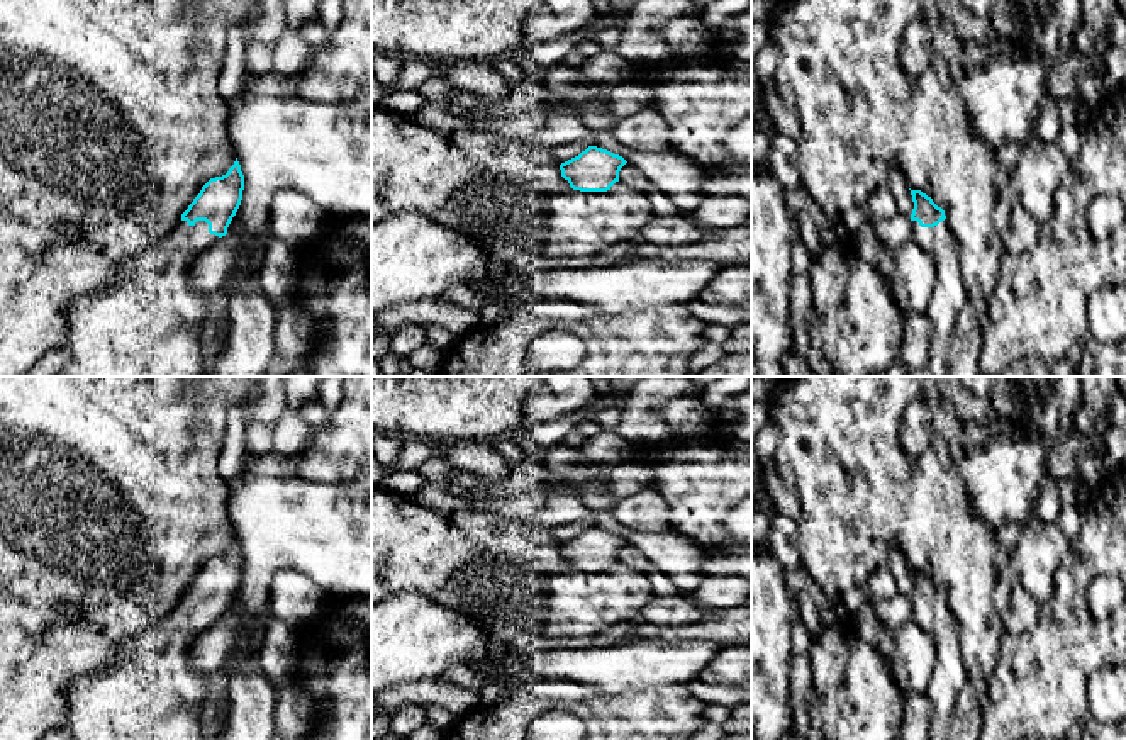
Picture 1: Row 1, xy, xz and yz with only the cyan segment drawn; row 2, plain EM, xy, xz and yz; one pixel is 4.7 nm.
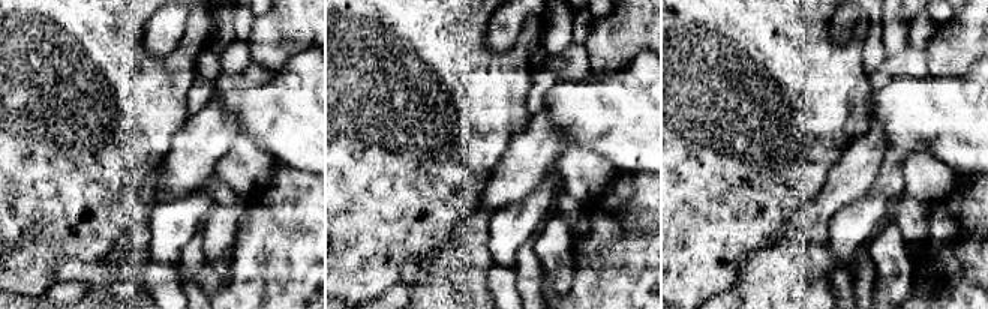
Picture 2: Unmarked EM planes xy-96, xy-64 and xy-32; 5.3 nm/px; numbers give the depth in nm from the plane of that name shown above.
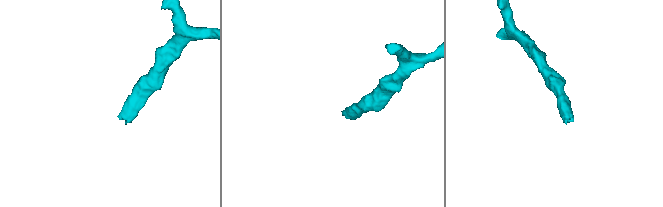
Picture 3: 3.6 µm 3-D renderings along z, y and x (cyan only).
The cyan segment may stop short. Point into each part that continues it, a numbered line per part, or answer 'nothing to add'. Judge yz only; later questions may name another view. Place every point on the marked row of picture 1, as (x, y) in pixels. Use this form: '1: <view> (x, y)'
1: yz (948, 296)

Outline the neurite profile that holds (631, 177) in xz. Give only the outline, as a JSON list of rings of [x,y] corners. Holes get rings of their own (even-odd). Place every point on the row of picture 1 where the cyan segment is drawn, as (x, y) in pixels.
[[[626,163],[619,171],[619,182],[627,188],[648,193],[653,187],[641,170]]]

